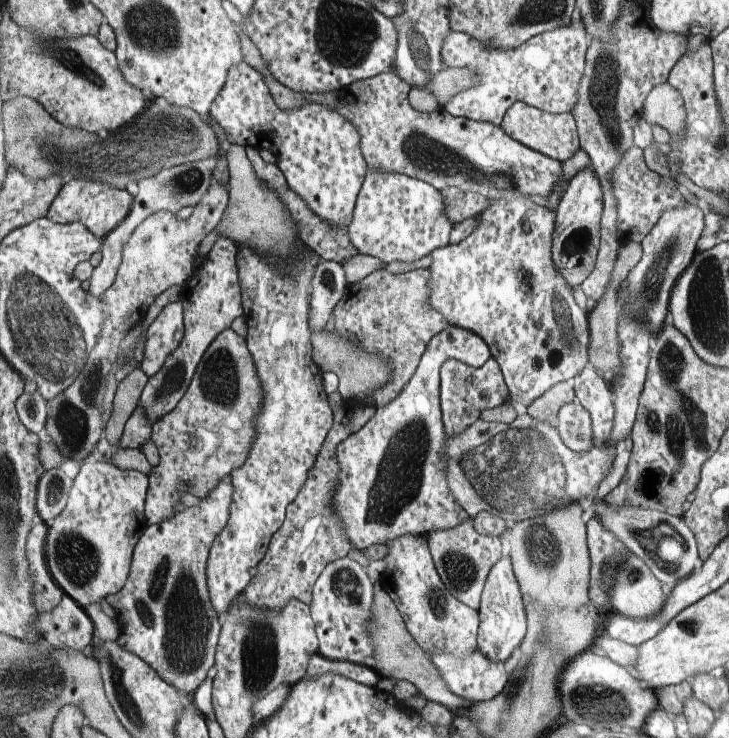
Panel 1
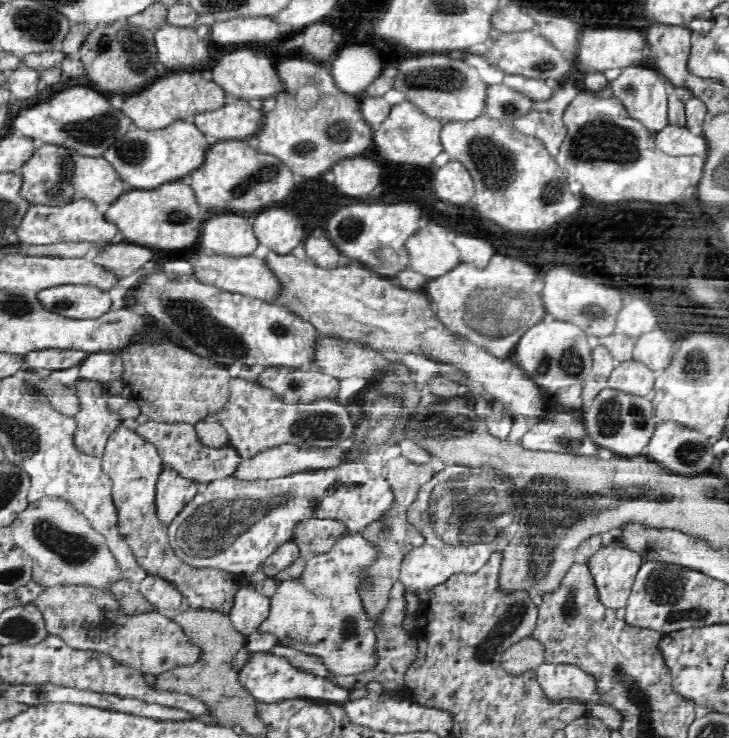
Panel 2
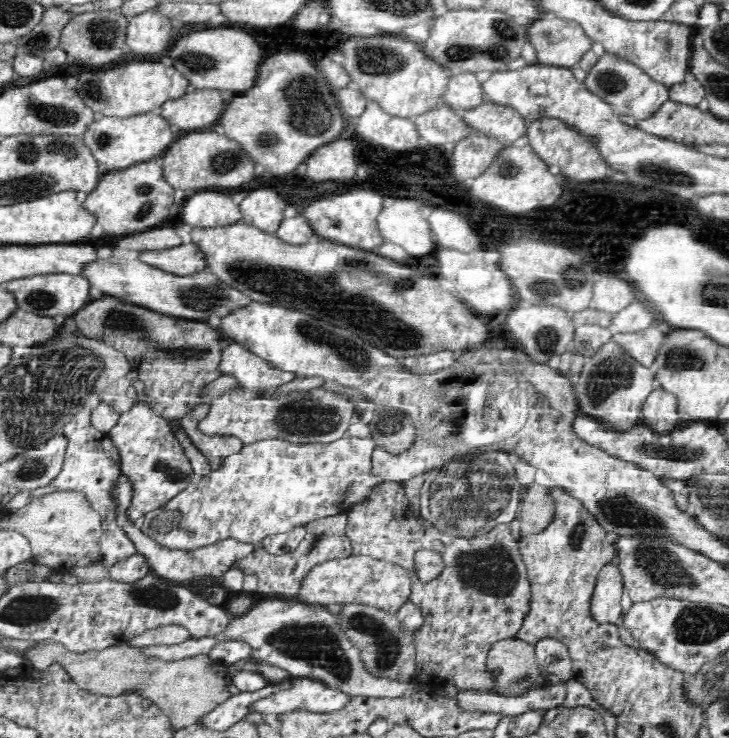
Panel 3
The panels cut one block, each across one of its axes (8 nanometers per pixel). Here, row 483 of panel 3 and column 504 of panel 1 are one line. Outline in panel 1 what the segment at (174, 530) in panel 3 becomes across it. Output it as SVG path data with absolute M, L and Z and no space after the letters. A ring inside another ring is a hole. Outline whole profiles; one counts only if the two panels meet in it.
M505 190L505 196L501 198L493 198L490 200L489 209L481 215L480 226L475 233L462 242L453 245L447 245L436 249L430 256L432 259L430 269L430 282L428 283L428 306L440 313L451 325L468 329L474 332L480 338L485 340L489 349L492 351L492 357L500 364L506 386L512 395L513 402L518 408L524 410L529 407L537 398L540 398L547 390L550 390L558 383L567 381L572 382L590 363L590 322L588 320L589 313L581 310L575 304L573 292L570 285L556 272L552 260L552 241L553 234L556 230L556 212L553 208L549 208L543 200L531 198L519 193L517 190Z

